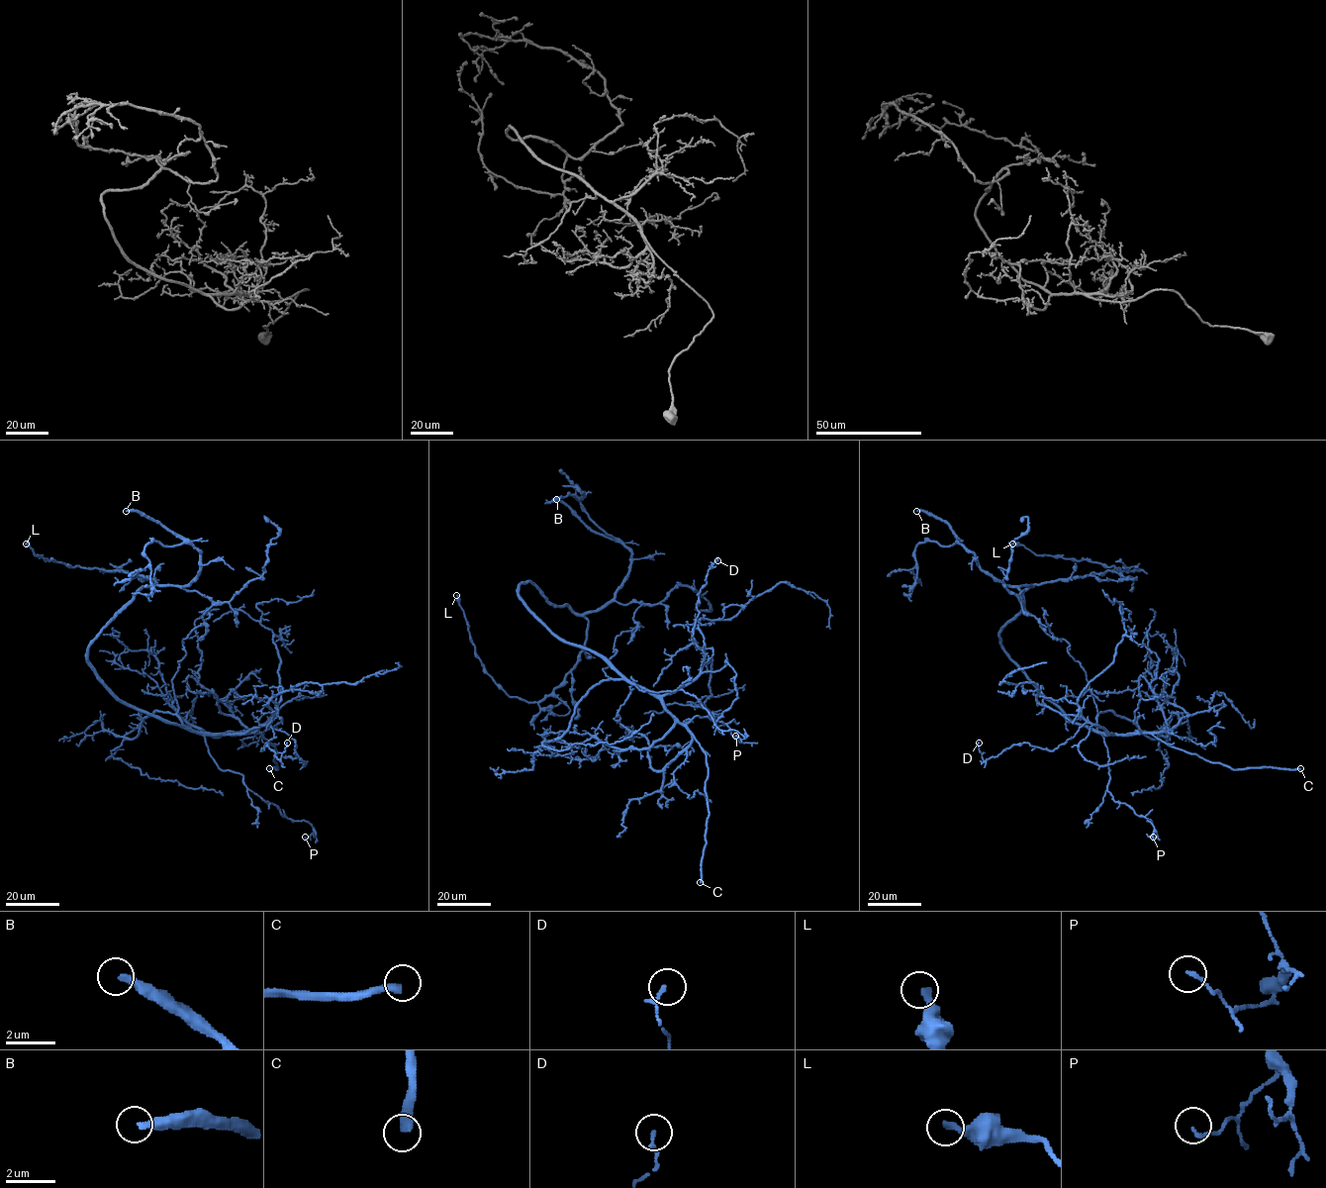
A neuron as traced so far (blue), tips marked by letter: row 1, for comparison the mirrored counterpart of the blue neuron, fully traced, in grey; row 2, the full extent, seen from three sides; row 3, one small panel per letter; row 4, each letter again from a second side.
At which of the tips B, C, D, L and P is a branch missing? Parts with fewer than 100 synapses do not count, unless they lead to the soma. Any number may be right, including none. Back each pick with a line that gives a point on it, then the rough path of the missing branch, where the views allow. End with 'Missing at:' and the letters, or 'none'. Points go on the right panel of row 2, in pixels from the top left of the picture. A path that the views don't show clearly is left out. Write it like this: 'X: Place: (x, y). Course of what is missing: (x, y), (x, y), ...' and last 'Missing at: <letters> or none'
B: Place: (916, 511). Course of what is missing: (916, 511), (888, 518), (914, 513), (908, 512), (937, 533)
C: Place: (1300, 768)
Missing at: B, C

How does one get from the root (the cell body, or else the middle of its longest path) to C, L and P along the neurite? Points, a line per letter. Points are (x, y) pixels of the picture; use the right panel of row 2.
C: (1047, 698), (1073, 722), (1104, 734), (1152, 733), (1172, 746), (1234, 769), (1300, 768)
L: (1047, 698), (1009, 657), (999, 631), (1020, 612), (1023, 593), (1036, 584), (1120, 569), (1036, 555), (1012, 544)
P: (1047, 698), (1073, 722), (1103, 737), (1109, 758), (1107, 790), (1115, 801), (1148, 820), (1157, 833), (1153, 837)

